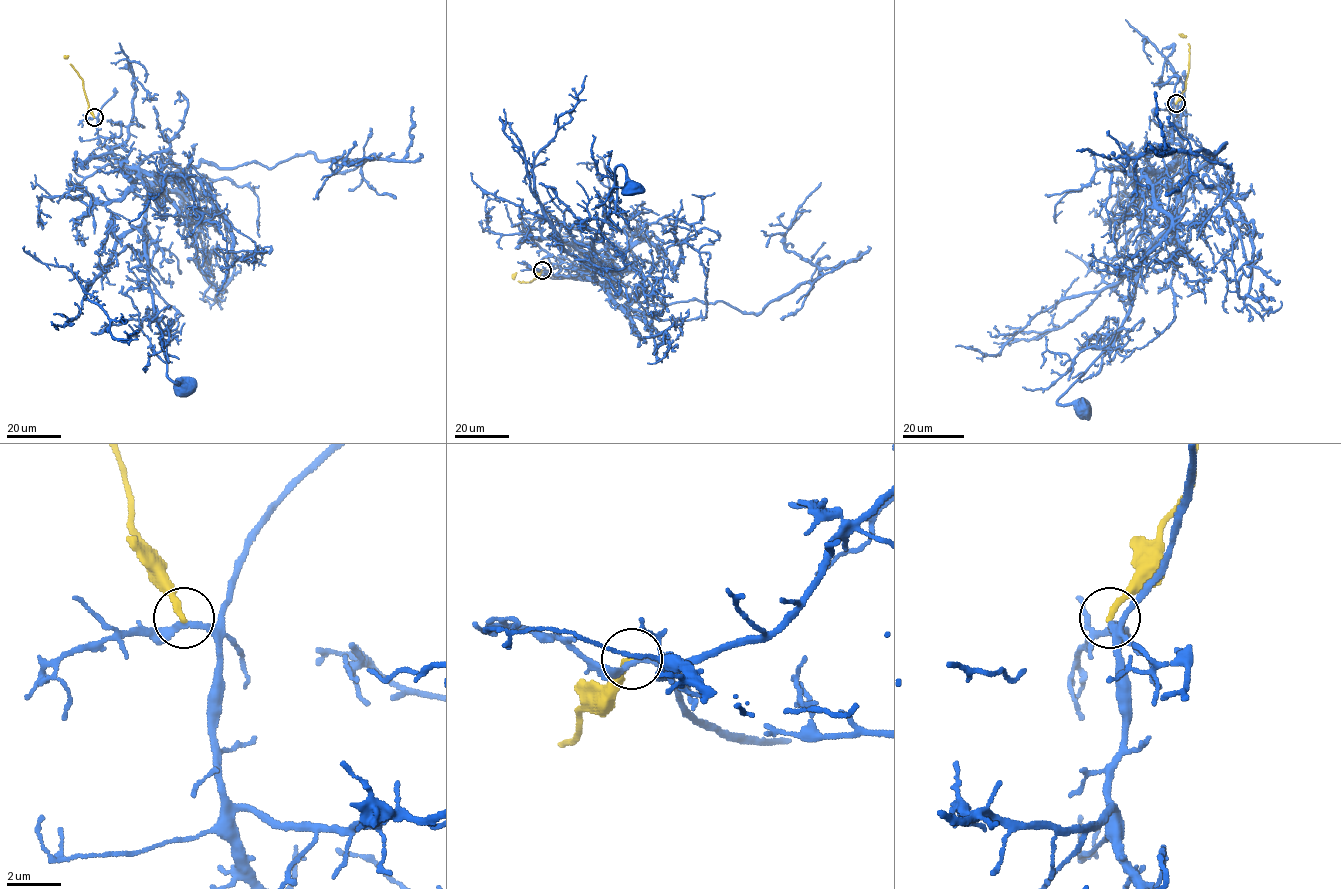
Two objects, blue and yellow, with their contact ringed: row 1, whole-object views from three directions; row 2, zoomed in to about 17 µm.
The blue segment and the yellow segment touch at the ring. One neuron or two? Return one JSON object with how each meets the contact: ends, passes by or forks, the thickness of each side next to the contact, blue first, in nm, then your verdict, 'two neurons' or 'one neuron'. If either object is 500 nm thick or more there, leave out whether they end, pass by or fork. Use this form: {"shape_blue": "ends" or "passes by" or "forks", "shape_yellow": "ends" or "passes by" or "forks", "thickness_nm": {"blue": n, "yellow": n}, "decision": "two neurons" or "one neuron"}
{"shape_blue": "passes by", "shape_yellow": "ends", "thickness_nm": {"blue": 220, "yellow": 240}, "decision": "two neurons"}

